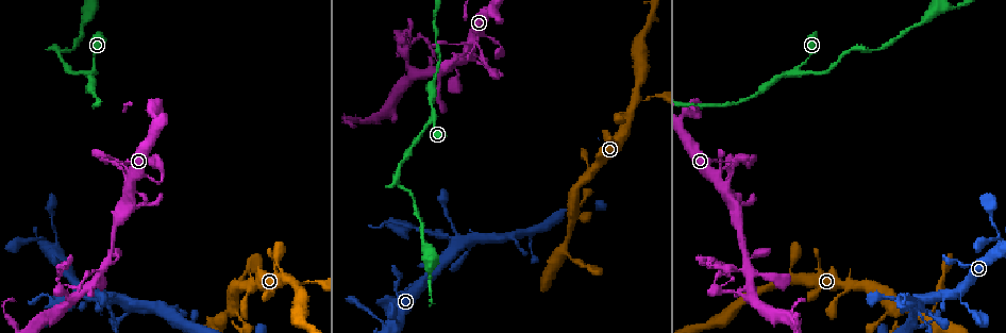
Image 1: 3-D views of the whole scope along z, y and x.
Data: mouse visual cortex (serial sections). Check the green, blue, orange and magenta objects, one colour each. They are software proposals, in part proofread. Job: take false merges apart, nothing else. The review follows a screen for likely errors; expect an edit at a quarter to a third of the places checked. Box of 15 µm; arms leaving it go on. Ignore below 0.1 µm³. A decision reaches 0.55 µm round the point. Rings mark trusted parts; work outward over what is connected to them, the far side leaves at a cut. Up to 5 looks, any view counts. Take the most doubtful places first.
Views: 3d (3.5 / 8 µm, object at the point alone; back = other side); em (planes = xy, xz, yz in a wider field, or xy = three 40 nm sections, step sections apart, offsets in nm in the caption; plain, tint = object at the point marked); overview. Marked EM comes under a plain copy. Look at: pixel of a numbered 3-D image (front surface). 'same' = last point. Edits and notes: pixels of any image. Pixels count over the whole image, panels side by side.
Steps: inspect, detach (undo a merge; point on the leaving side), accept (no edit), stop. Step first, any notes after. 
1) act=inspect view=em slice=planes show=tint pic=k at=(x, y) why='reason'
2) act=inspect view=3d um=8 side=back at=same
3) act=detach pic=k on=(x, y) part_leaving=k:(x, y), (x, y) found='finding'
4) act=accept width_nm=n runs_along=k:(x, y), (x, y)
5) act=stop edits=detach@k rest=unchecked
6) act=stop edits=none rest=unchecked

act=inspect view=em slice=planes show=tint pic=1 at=(798, 70) why='narrows sharply'

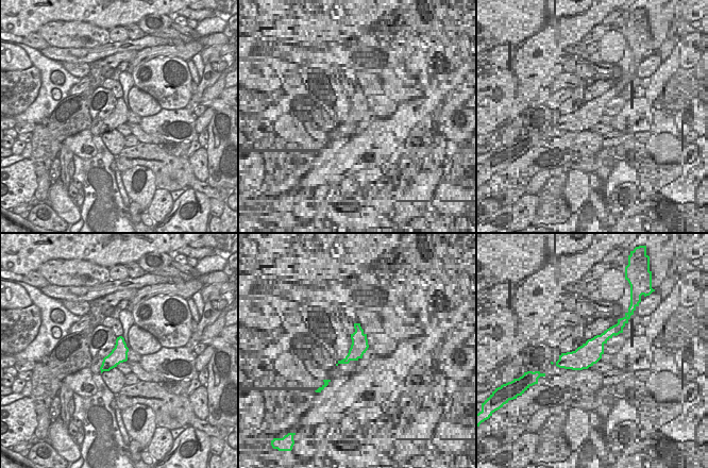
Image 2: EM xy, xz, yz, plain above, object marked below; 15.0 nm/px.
act=inspect view=3d um=3.5 at=same

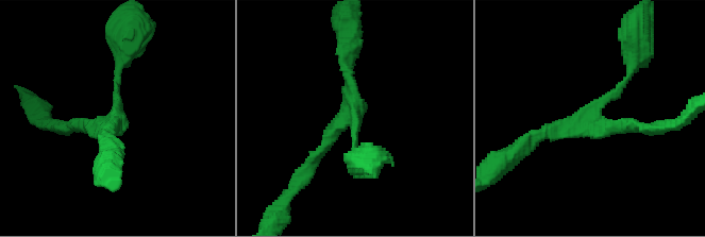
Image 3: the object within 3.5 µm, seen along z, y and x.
act=accept width_nm=260 runs_along=3:(120, 57), (117, 113), (71, 127) found='all the same cell'

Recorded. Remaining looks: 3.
act=inspect view=3d um=3.5 side=back pic=1 at=(119, 258)

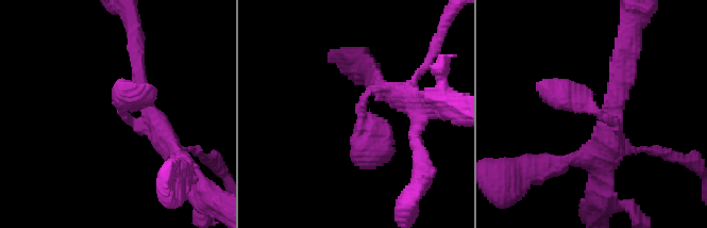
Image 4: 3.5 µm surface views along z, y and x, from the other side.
act=inspect view=em slice=xy step=5 show=tint pic=4 at=(126, 114) why='need the tissue'

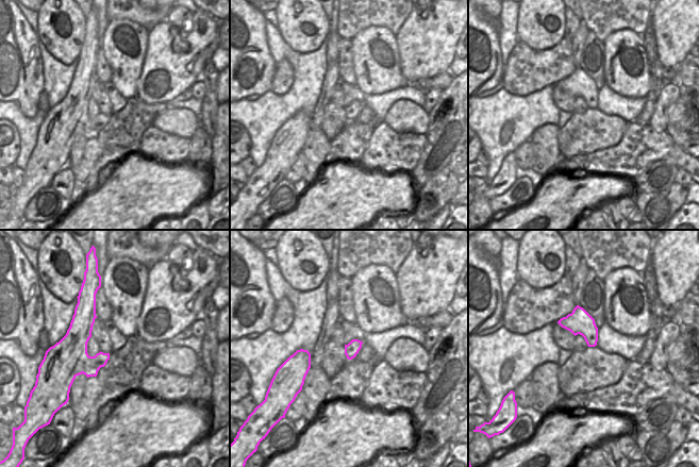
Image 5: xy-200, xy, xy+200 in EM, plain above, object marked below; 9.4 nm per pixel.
act=accept found='continuous, no second cell'

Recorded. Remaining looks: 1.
act=stop edits=none rest=unchecked

